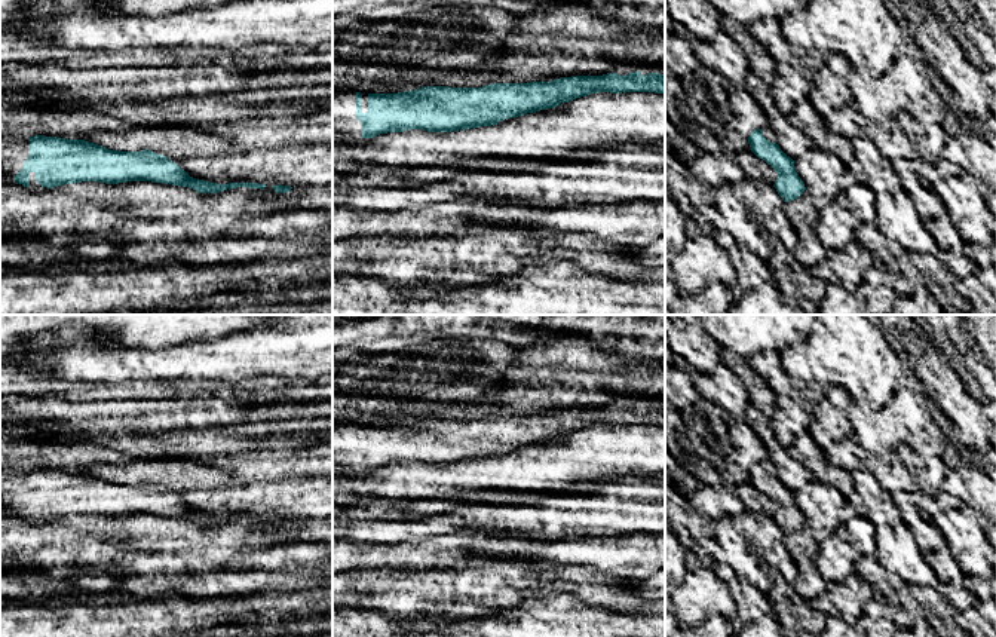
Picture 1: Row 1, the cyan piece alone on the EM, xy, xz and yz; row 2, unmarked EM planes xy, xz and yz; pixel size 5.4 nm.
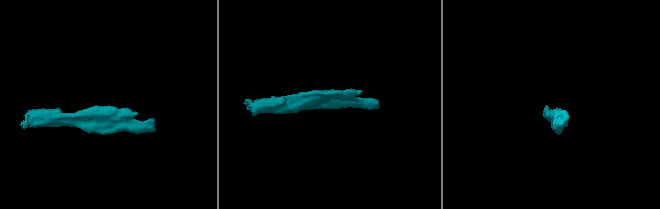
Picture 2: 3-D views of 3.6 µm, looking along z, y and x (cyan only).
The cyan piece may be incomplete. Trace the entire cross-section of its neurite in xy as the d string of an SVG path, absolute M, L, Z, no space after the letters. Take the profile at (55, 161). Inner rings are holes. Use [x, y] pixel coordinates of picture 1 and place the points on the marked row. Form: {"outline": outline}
{"outline": "M30 137L30 154L22 169L13 175L16 184L28 187L30 172L37 184L53 189L62 184L96 181L117 184L151 181L189 187L199 193L220 193L227 189L249 187L264 190L266 184L217 184L190 177L178 163L148 148L141 151L108 150L102 146L59 137Z"}

